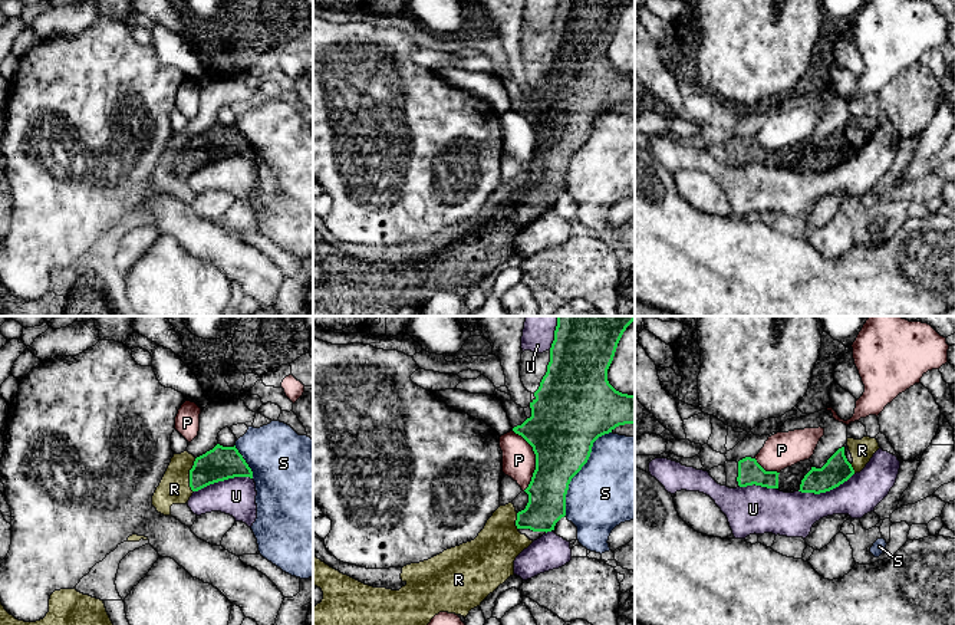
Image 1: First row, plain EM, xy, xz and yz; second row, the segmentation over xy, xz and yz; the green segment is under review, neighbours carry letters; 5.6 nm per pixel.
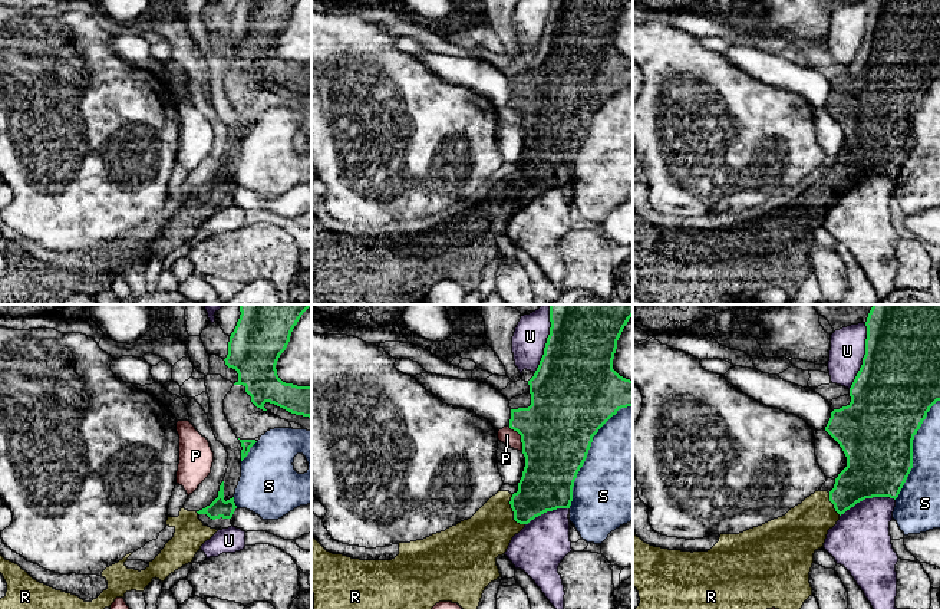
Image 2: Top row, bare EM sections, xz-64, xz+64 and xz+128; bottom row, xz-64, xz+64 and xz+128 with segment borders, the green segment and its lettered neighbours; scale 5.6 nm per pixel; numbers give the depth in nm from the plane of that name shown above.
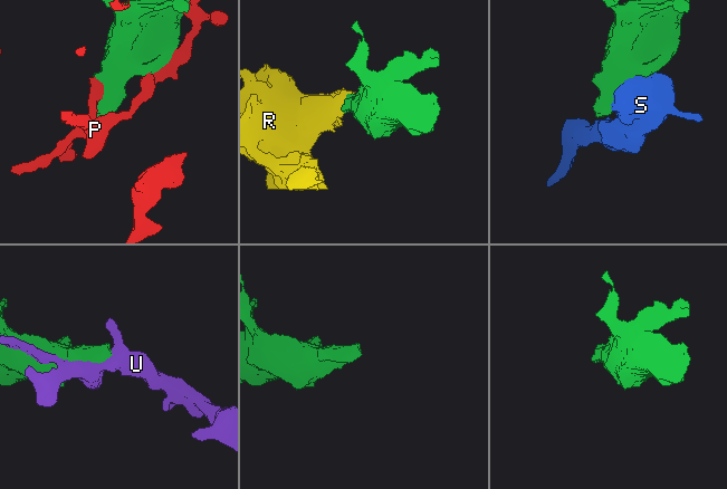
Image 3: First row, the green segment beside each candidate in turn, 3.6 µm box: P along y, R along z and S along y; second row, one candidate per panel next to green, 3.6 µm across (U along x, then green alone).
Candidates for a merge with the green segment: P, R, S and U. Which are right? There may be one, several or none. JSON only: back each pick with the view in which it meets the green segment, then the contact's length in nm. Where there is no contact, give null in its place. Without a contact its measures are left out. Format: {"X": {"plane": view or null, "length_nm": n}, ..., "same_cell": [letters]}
{"R": {"plane": "xy", "length_nm": 190}, "same_cell": ["R"]}

